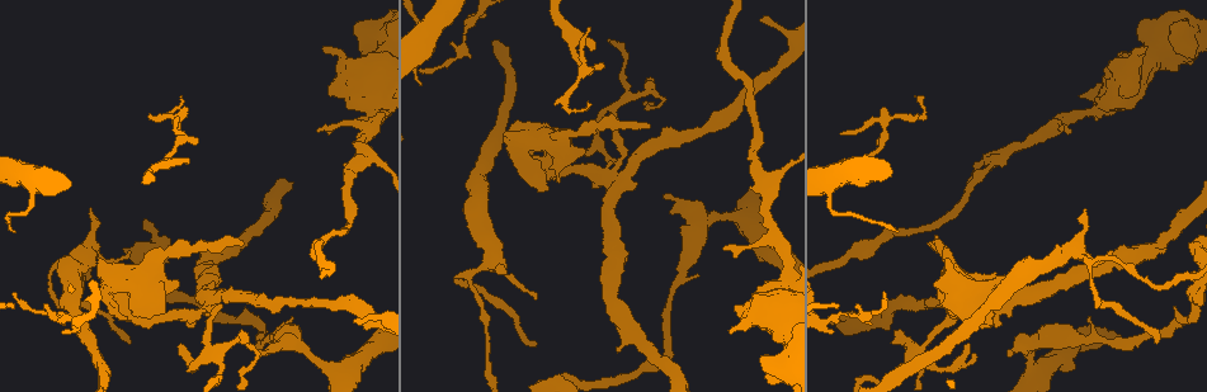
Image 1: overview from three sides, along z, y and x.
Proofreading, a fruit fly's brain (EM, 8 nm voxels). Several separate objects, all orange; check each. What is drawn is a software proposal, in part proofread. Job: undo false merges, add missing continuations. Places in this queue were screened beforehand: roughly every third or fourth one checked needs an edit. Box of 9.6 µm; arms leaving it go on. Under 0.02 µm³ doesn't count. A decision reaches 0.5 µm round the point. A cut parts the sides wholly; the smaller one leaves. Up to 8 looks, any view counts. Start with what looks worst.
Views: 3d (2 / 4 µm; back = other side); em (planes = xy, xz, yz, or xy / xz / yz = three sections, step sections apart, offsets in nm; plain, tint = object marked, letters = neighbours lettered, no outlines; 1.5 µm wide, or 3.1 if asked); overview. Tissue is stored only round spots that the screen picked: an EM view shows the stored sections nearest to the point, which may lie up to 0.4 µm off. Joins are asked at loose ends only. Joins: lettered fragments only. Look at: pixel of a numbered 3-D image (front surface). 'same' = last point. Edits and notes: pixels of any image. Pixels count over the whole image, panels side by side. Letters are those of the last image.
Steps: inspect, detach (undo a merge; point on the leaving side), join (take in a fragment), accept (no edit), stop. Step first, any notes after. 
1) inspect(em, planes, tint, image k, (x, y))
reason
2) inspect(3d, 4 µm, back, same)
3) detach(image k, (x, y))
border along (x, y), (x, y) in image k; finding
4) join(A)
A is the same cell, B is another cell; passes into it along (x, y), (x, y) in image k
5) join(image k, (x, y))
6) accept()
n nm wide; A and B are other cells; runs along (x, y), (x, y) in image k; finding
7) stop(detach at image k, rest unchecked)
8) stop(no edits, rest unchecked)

inspect(3d, 2 µm, image 1, (243, 243))
long arm stops here

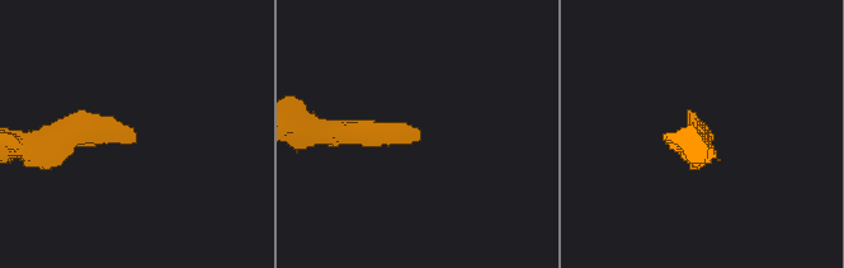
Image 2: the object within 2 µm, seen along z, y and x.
inspect(em, xz, step 4, letters, image 2, (136, 134))
need the tissue

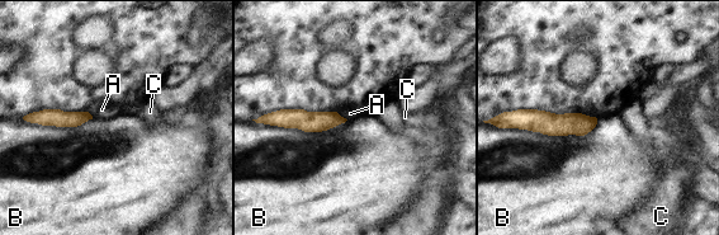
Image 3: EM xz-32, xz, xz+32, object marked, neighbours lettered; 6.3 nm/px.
accept()
100 nm wide; A, B and C are other cells; border along (597, 118), (583, 135), (511, 127) in image 3; no lettered fragment goes on from it

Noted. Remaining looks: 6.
inspect(3d, 2 µm, image 1, (422, 71))
end of a long branch

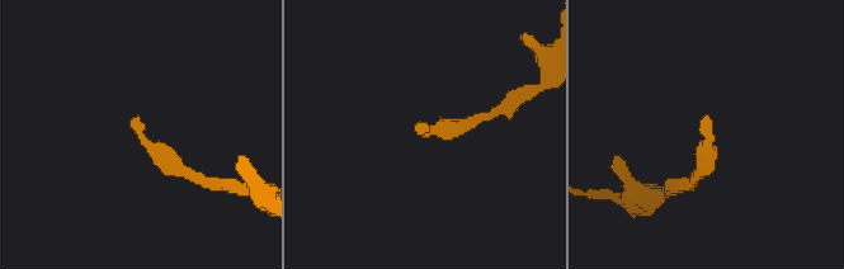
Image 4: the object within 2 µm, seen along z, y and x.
inspect(em, planes, letters, image 4, (136, 117))
shape alone is not enough

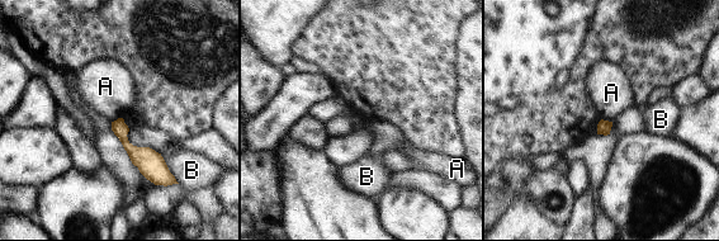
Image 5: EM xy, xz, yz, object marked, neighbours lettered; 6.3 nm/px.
accept()
B touches over 190 nm; A and B are other cells; runs along (114, 124), (124, 142), (166, 178) in image 5; none of them fits

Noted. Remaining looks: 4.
inspect(3d, 4 µm, image 1, (832, 325))

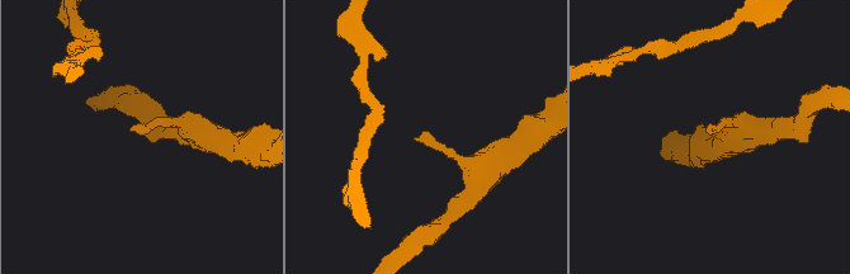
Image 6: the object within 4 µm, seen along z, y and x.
inspect(em, planes, letters, image 6, (129, 129))
need the tissue

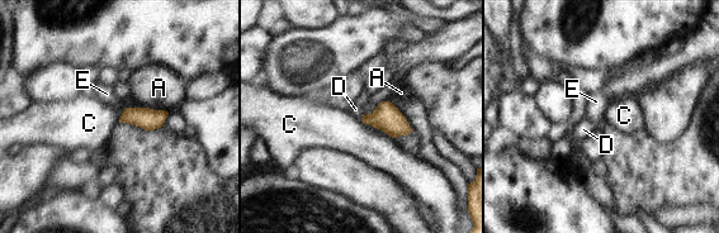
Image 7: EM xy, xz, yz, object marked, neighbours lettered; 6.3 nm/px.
join(D)
D is the same cell, A, C and E are other cells; it goes on there

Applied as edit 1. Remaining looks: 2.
stop(join at image 7, rest unchecked)

